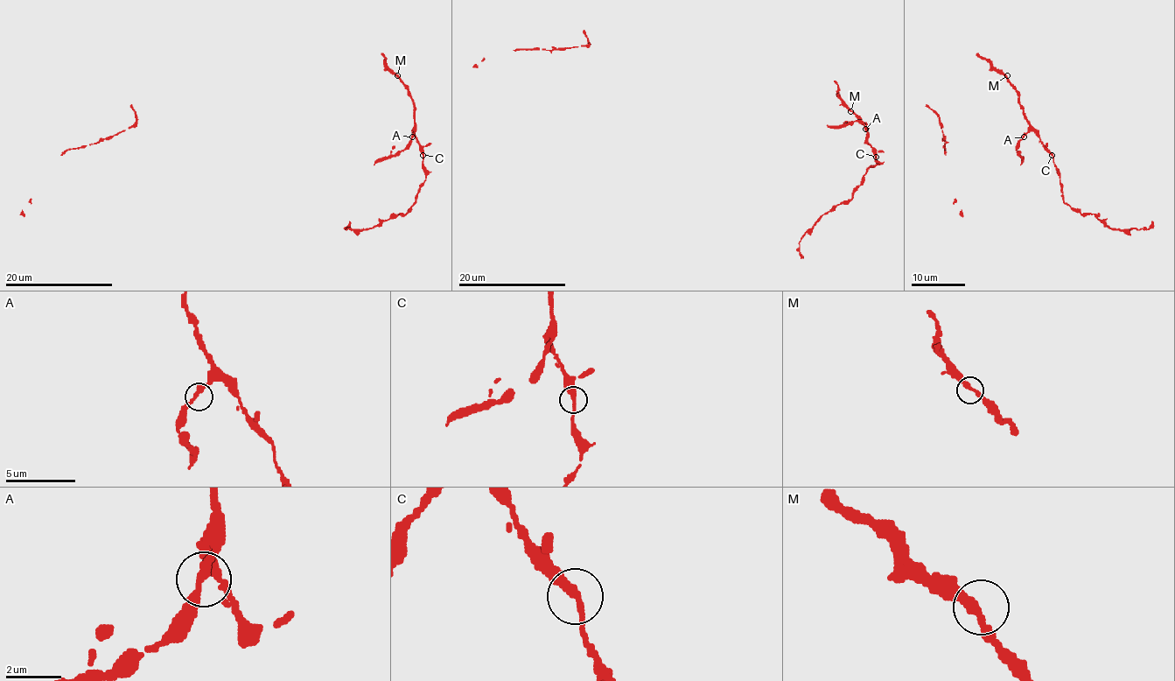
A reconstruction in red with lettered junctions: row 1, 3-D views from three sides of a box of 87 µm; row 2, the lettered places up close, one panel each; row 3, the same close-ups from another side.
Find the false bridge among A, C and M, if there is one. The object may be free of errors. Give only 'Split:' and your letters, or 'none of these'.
Split: none of these

